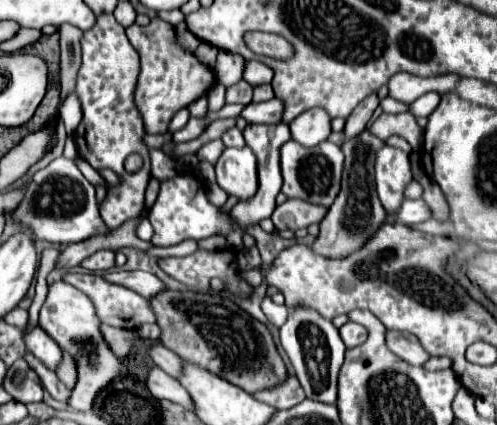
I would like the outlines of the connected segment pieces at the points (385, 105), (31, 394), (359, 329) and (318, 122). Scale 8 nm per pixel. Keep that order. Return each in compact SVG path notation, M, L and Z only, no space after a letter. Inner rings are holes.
M389 96L381 102L381 108L383 108L383 112L387 112L387 114L401 114L401 112L409 112L409 106L407 106L407 104L401 104L401 102L397 102L397 100L389 98Z
M17 360L5 376L3 388L13 396L13 400L29 404L29 402L41 402L43 400L43 388L39 376L29 368L25 360Z
M347 322L345 326L341 326L339 332L341 332L341 340L345 342L347 348L355 348L367 340L367 330L355 322Z
M323 108L305 110L301 116L297 116L291 124L291 136L301 146L317 146L331 134L331 118Z

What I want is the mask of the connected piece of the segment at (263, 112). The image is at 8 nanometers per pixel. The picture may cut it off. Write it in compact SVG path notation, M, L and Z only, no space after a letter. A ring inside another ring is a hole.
M273 98L269 102L251 102L243 108L241 116L247 120L247 124L275 124L281 120L283 114L283 102L279 98Z

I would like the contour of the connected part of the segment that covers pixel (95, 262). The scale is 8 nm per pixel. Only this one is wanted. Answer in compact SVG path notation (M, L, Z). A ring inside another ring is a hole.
M99 250L99 252L91 254L89 258L85 258L79 266L89 272L107 272L107 270L115 268L115 252L113 250Z

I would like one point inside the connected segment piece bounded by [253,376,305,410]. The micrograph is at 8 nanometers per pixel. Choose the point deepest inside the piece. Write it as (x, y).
(286, 395)

